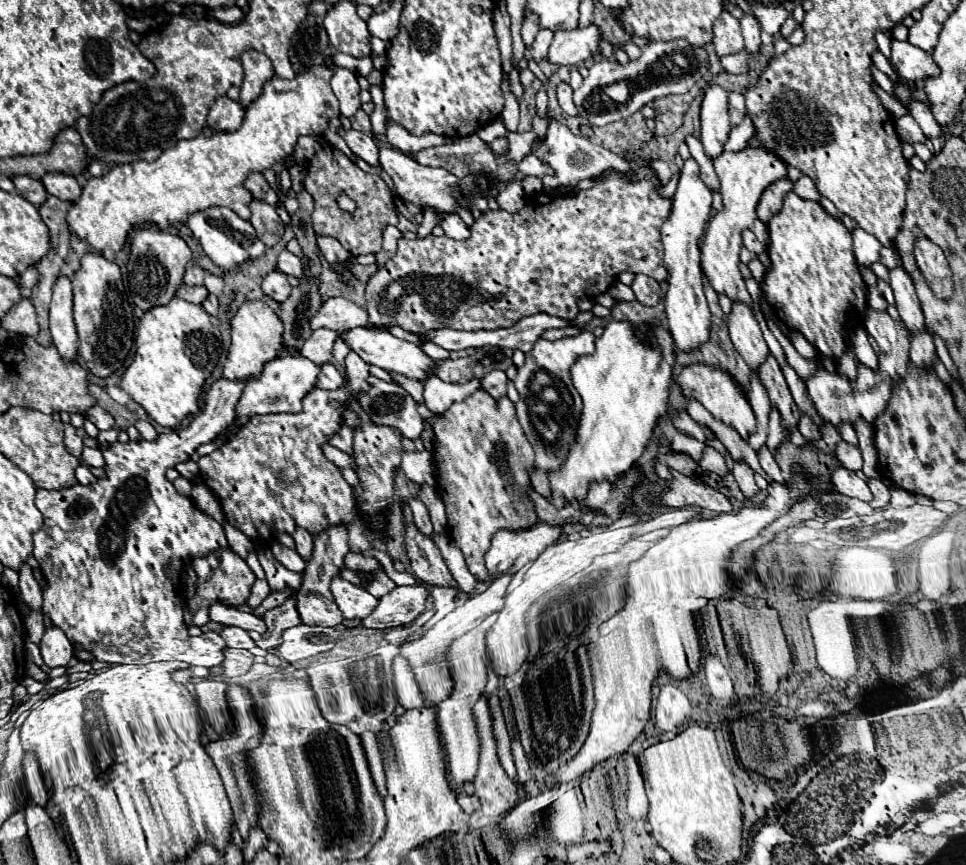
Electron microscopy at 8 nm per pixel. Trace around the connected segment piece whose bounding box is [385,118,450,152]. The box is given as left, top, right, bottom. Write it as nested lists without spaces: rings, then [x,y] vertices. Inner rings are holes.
[[[388,118],[388,124],[386,124],[386,138],[388,142],[402,150],[402,152],[418,152],[418,150],[424,150],[424,148],[430,148],[430,146],[440,146],[440,144],[446,144],[450,142],[448,138],[444,136],[436,136],[436,134],[424,134],[424,136],[412,136],[408,134],[400,124],[396,124],[394,120]]]

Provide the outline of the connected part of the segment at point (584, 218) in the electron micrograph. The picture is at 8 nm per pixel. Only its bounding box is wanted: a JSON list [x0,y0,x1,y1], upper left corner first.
[366,152,672,334]

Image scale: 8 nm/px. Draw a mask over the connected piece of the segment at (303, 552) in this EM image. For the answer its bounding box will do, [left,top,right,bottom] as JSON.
[292,528,312,560]

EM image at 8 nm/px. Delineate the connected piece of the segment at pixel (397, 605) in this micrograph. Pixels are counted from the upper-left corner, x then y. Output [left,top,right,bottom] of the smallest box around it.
[362,584,428,628]

